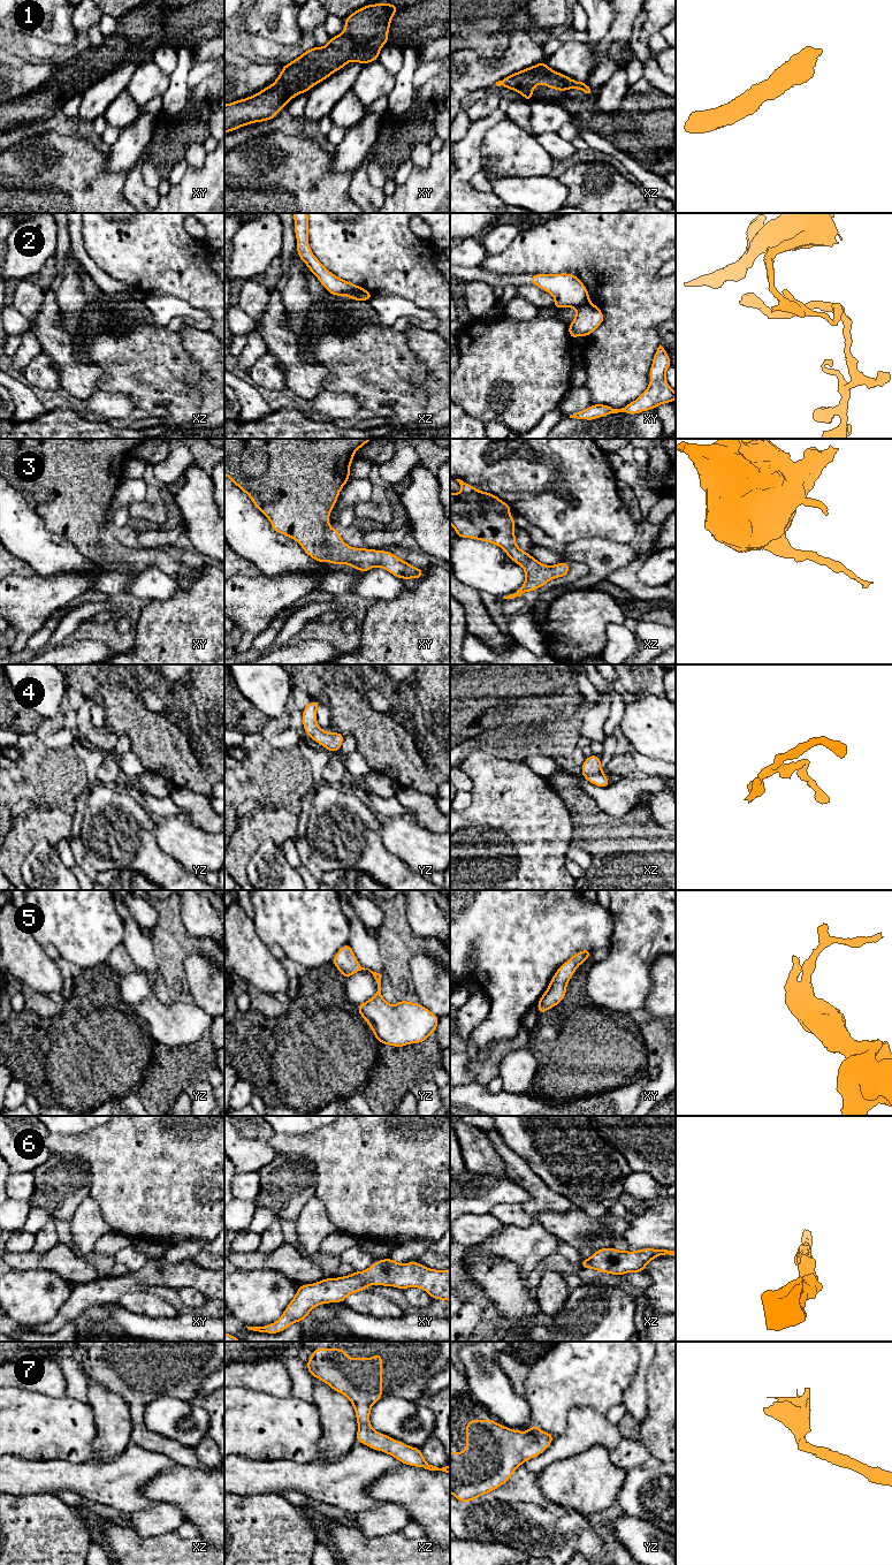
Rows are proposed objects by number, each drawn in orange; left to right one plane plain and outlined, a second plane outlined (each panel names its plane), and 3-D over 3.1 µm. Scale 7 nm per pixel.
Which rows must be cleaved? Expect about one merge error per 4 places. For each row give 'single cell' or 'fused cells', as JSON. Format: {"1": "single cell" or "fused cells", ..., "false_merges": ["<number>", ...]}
{"1": "single cell", "2": "fused cells", "3": "single cell", "4": "single cell", "5": "single cell", "6": "single cell", "7": "single cell", "false_merges": ["2"]}

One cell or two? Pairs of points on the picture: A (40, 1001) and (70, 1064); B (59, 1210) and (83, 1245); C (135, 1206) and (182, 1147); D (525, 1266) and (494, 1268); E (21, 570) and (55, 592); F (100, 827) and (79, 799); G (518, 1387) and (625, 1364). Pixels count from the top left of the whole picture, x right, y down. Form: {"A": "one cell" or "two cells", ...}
{"A": "two cells", "B": "two cells", "C": "one cell", "D": "two cells", "E": "two cells", "F": "two cells", "G": "two cells"}

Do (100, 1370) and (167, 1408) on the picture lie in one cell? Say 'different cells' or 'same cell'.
different cells

